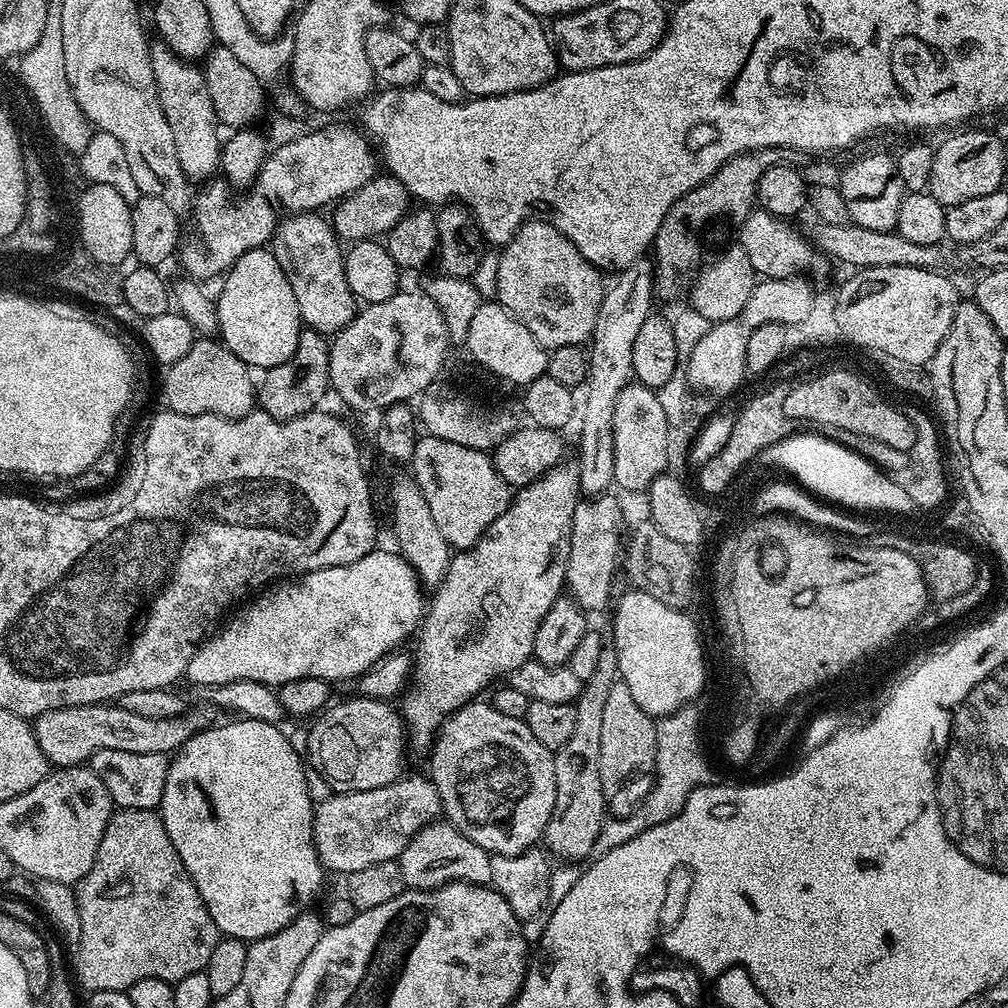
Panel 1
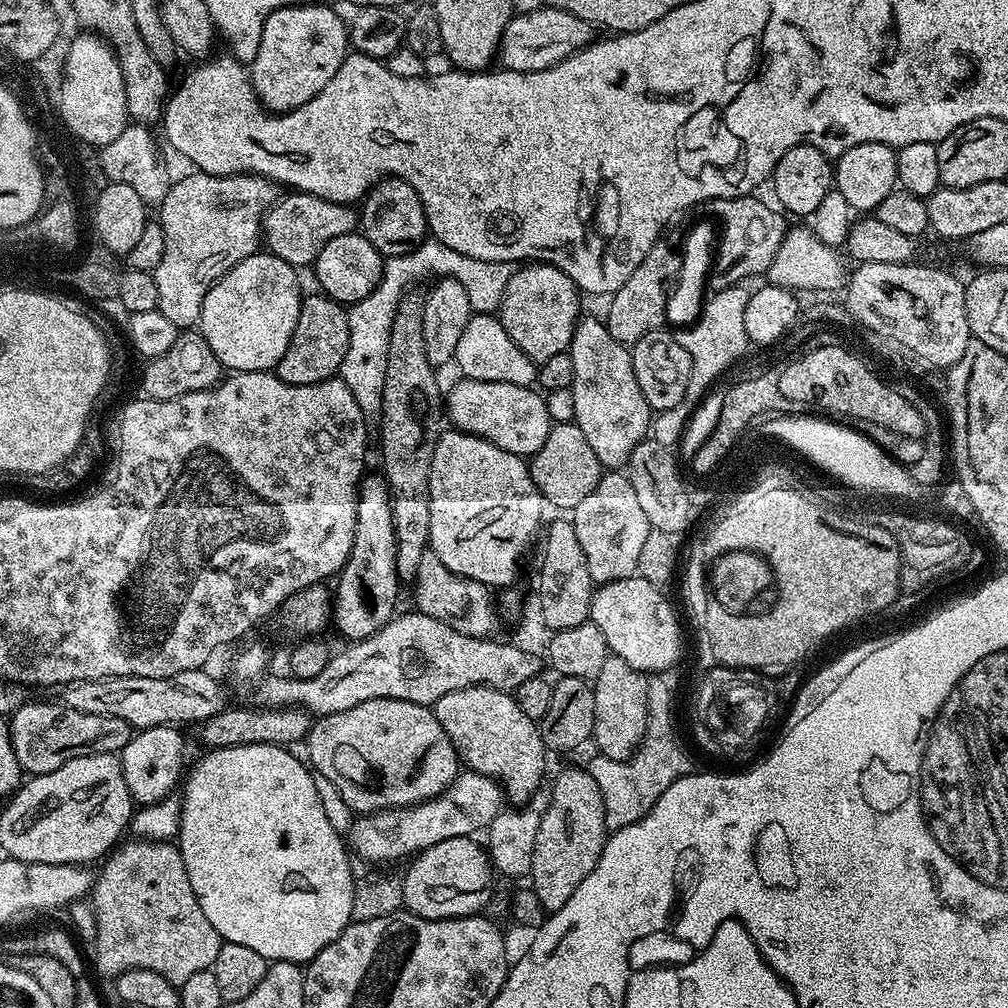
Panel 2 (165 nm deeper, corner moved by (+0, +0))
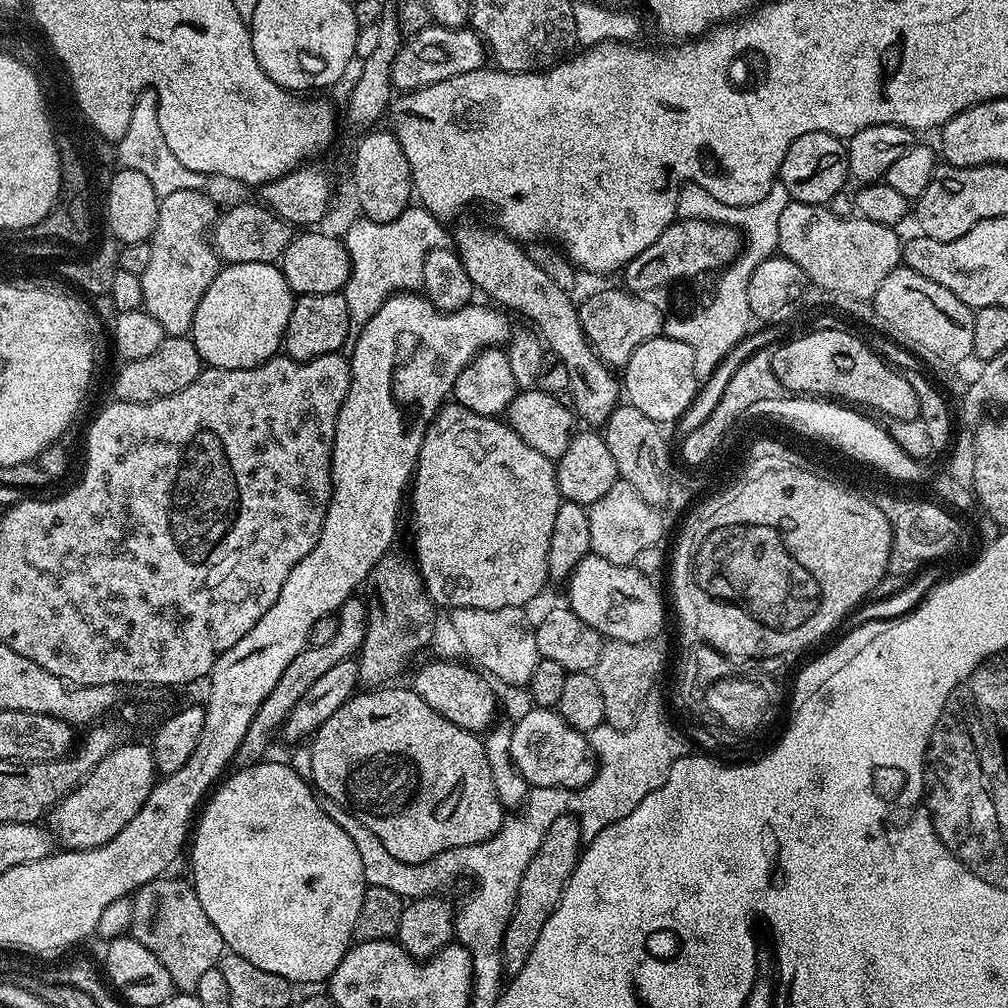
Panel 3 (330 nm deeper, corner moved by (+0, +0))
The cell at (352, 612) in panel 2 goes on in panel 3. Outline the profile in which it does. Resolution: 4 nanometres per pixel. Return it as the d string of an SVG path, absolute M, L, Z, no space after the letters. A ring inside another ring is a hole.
M353 594L340 607L340 611L335 613L335 617L338 622L338 631L334 634L334 638L330 638L330 642L326 642L326 646L303 648L298 654L298 658L294 658L294 662L290 662L290 666L286 666L286 670L282 670L282 678L278 678L274 690L270 690L270 694L266 694L266 702L262 702L262 706L258 706L258 714L254 714L254 722L250 722L250 730L246 730L246 738L242 738L236 751L234 760L237 765L247 766L261 763L269 755L268 747L272 744L272 735L275 732L277 735L283 729L284 720L290 714L290 710L294 710L294 706L298 706L298 702L312 689L314 682L318 682L318 678L322 678L322 674L326 674L326 670L338 666L338 662L351 660L359 653L366 638L367 603L361 597L359 600L359 595Z

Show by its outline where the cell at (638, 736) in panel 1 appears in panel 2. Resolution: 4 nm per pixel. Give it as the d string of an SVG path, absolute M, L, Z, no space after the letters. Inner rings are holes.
M609 654L594 681L595 751L615 760L628 760L640 747L648 729L648 676L634 670L630 662Z

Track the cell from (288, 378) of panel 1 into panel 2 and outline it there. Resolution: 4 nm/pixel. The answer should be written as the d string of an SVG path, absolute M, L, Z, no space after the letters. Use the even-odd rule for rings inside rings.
M323 294L315 295L305 295L301 299L298 326L294 326L290 346L286 346L286 354L282 354L274 369L278 379L287 384L306 386L333 379L339 373L342 358L346 358L346 346L350 346L345 305Z

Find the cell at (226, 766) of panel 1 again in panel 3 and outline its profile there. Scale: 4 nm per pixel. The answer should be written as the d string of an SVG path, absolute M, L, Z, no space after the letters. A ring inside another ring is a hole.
M265 759L259 764L237 767L235 769L237 772L233 776L225 775L219 781L203 805L194 824L194 835L190 840L190 852L192 848L190 883L198 894L198 902L202 902L202 910L206 910L206 918L210 918L210 922L214 922L218 934L222 934L225 945L231 951L246 958L246 962L254 962L254 966L259 966L262 970L270 970L270 974L278 974L282 978L286 978L293 986L323 985L334 974L334 970L338 970L338 962L342 962L342 958L354 943L358 910L362 910L362 898L366 887L362 857L358 854L358 846L354 846L354 841L350 839L350 834L346 834L346 830L342 830L342 826L338 826L338 822L334 822L334 818L330 818L330 814L326 814L326 810L322 810L313 785L297 772L291 763L279 764L278 761L272 759Z

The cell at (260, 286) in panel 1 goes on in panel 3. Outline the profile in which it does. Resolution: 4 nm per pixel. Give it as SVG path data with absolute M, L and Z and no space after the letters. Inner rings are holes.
M246 262L221 267L202 294L190 339L201 361L213 368L253 368L281 351L294 293L276 264Z

